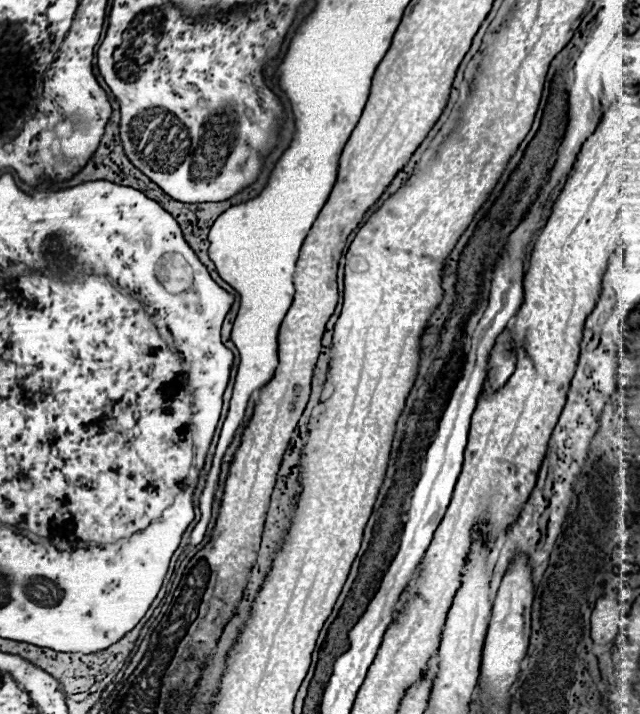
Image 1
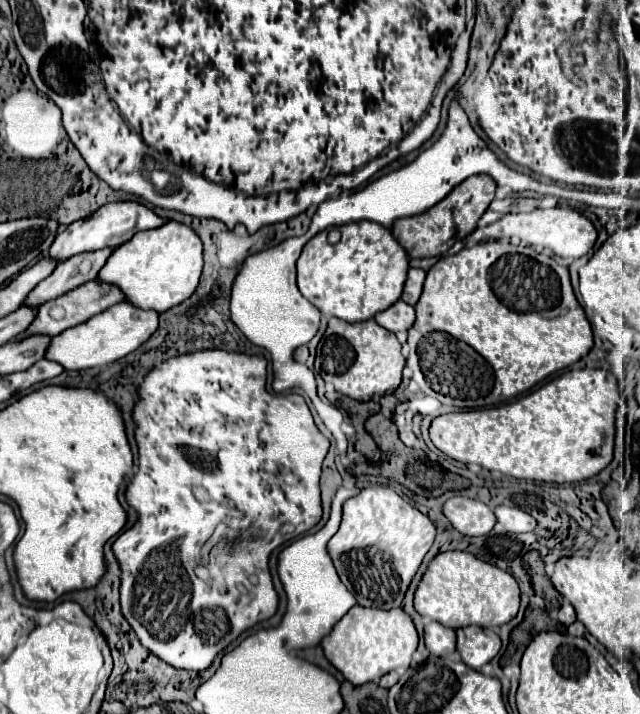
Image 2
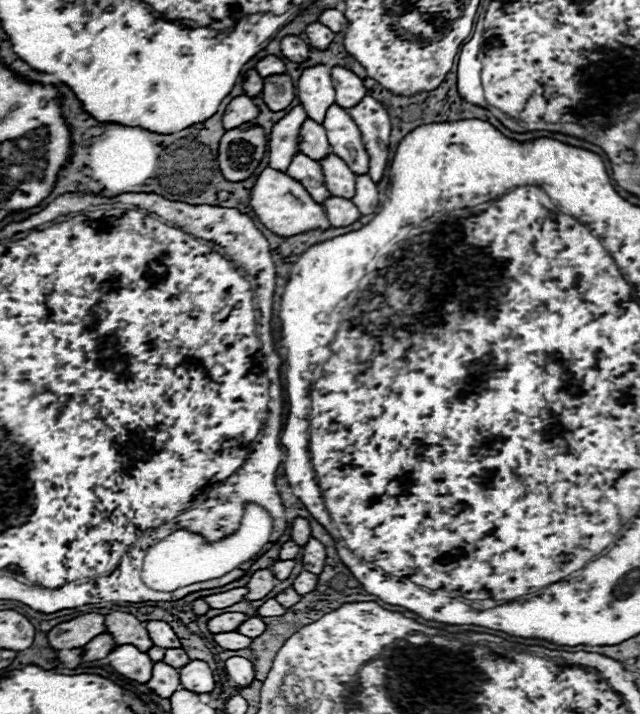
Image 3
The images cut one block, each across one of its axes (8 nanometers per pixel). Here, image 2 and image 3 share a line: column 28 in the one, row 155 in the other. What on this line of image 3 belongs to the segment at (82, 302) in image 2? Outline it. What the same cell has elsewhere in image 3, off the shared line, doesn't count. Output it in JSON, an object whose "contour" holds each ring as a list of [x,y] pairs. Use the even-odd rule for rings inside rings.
{"contour":[[[328,154],[320,160],[320,166],[330,194],[350,200],[356,192],[356,174],[346,166],[346,162],[342,162],[342,158],[334,154]]]}

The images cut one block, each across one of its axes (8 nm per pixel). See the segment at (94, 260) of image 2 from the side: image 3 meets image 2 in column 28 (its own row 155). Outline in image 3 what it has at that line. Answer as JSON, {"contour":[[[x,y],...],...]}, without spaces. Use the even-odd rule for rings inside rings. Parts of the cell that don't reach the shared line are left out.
{"contour":[[[294,154],[286,174],[298,182],[302,182],[302,186],[306,186],[308,194],[316,200],[316,202],[324,202],[328,196],[332,196],[324,184],[324,176],[322,176],[322,168],[316,160],[308,158],[306,154]]]}

